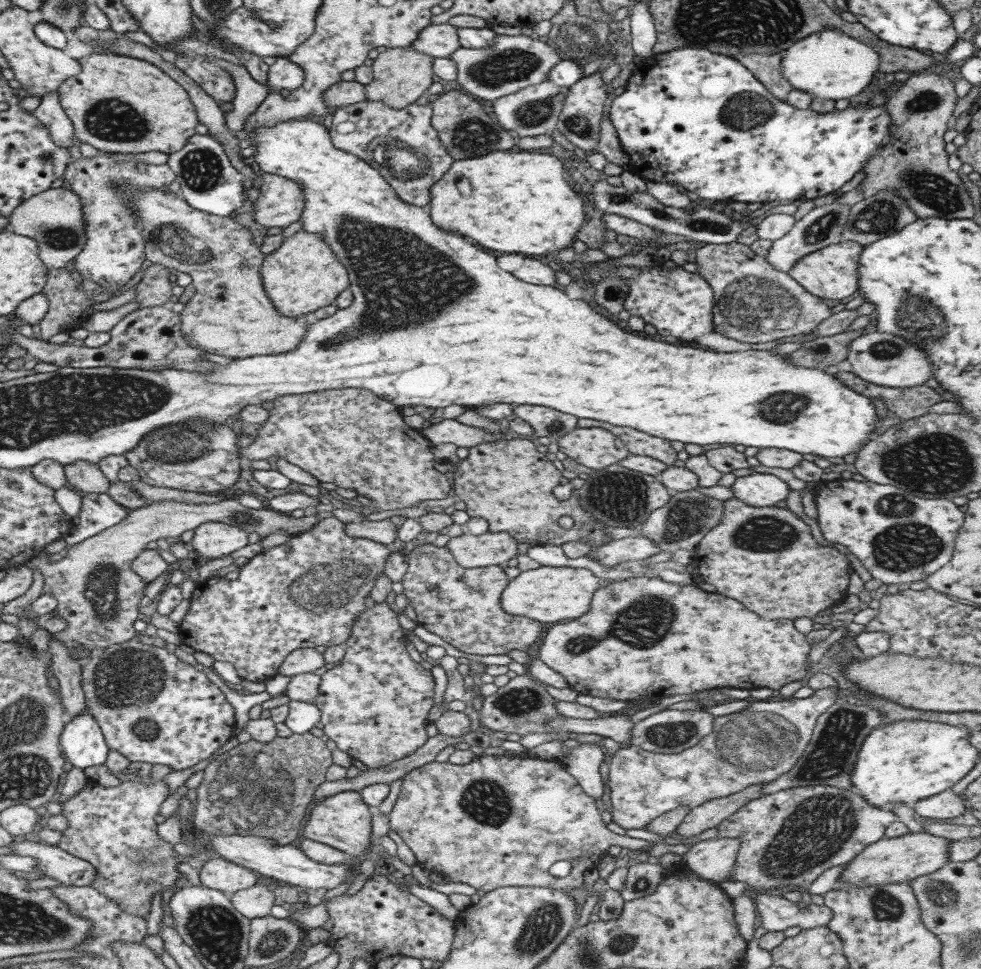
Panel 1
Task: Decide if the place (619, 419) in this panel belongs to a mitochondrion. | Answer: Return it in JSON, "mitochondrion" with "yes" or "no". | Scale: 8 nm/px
{"mitochondrion":"no"}

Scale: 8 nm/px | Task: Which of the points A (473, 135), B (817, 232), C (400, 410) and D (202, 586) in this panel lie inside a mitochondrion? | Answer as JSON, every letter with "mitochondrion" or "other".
{"A":"mitochondrion","B":"mitochondrion","C":"other","D":"other"}

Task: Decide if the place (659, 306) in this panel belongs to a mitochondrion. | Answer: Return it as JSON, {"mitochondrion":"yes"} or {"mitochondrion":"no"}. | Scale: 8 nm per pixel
{"mitochondrion":"no"}

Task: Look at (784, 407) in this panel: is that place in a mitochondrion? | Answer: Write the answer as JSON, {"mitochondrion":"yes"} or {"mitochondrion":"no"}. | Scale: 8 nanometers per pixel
{"mitochondrion":"yes"}

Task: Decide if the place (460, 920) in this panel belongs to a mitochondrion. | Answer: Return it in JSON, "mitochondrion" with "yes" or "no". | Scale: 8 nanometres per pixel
{"mitochondrion":"no"}

